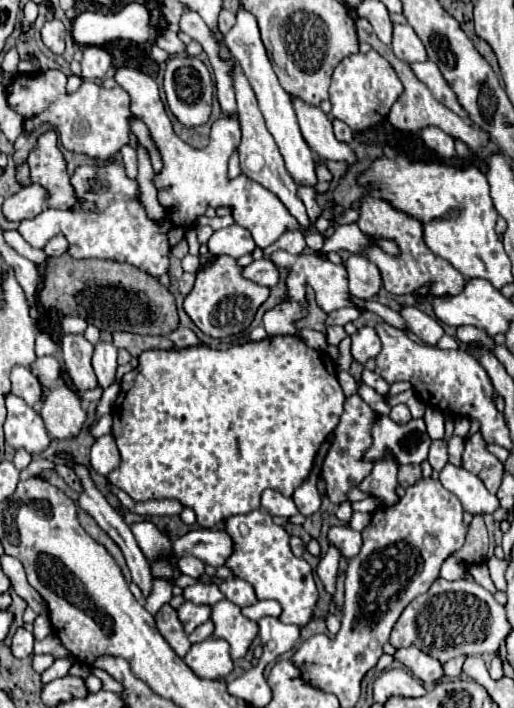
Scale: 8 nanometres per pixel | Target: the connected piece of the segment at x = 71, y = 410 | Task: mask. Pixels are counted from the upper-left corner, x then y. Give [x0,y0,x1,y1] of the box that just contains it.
[40,382,88,440]

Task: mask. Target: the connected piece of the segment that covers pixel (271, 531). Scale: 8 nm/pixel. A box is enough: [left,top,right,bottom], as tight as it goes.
[226,510,318,626]

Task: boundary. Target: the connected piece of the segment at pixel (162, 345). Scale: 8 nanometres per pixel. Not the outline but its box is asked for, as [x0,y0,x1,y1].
[114,332,174,358]

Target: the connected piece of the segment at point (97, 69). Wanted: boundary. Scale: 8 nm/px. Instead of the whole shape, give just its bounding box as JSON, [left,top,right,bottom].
[82,46,112,80]

